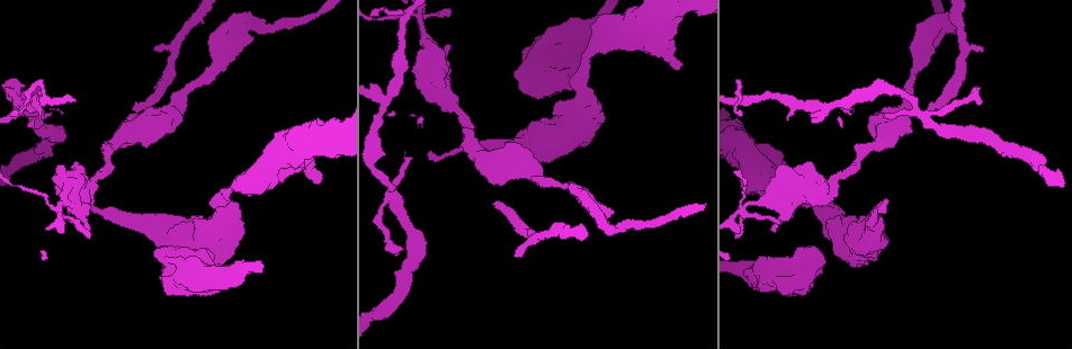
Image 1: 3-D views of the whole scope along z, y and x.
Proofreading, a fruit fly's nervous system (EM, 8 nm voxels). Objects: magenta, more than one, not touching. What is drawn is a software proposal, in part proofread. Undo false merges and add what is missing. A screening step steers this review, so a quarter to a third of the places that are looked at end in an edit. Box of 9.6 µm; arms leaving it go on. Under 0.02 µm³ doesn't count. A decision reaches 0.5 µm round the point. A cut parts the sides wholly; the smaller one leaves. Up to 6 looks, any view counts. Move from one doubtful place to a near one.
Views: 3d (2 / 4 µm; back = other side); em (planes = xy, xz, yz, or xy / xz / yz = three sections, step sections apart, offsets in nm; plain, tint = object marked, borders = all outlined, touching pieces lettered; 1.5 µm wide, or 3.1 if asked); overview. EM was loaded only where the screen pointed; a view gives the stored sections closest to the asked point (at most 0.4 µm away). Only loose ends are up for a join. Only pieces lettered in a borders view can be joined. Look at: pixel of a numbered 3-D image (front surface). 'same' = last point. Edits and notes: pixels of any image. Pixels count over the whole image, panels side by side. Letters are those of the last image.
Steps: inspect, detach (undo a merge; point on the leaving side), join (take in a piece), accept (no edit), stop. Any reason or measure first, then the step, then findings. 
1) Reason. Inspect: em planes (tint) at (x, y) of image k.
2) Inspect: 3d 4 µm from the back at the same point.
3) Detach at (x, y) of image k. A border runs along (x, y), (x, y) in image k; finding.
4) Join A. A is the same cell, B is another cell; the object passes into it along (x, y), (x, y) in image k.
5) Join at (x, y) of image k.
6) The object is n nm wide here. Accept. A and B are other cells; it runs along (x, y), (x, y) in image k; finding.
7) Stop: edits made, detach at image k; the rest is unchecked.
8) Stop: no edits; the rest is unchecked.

Branch stops here. Inspect: em planes (tint) at (879, 212) of image 1.

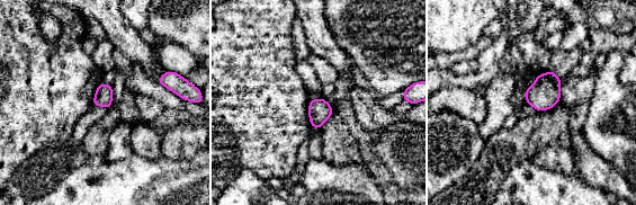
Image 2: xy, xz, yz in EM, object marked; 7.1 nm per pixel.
Inspect: em planes (borders) at the same point.

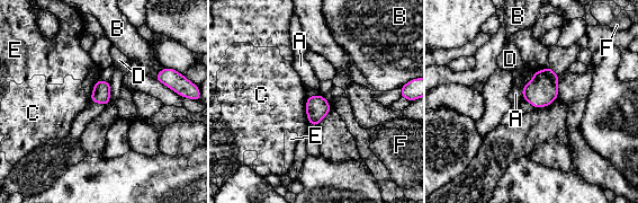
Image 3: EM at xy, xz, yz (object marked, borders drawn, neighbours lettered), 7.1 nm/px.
The longest contact is with C, 220 nm. Accept. A, B, C, D, E and F are other cells; a border runs along (521, 89), (522, 98) in image 3; no lettered piece goes on from it.

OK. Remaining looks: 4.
Inspect: 3d 4 µm at (310, 170) of image 1.

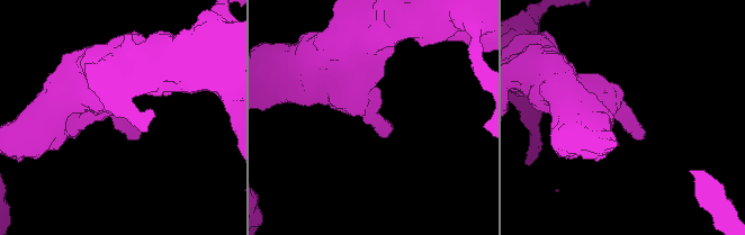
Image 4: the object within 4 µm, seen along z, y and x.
Need the tissue. Inspect: em xz step 8 (tint) at (625, 114) of image 4.

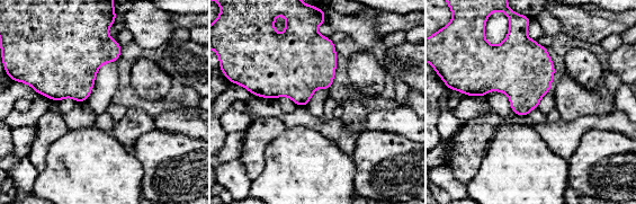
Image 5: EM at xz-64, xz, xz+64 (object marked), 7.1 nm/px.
Another direction. Inspect: em xy step 8 (borders) at the same point.

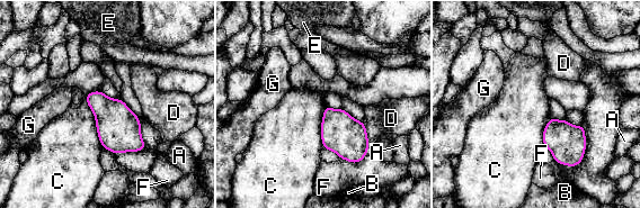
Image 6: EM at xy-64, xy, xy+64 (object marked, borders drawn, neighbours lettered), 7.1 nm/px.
The object is 110 nm wide here. Accept. A, B, C, D, E, F and G are other cells; a border runs along (85, 96), (103, 146) in image 6; all the same cell.

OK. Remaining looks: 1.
Stop: no edits; the rest is unchecked.

